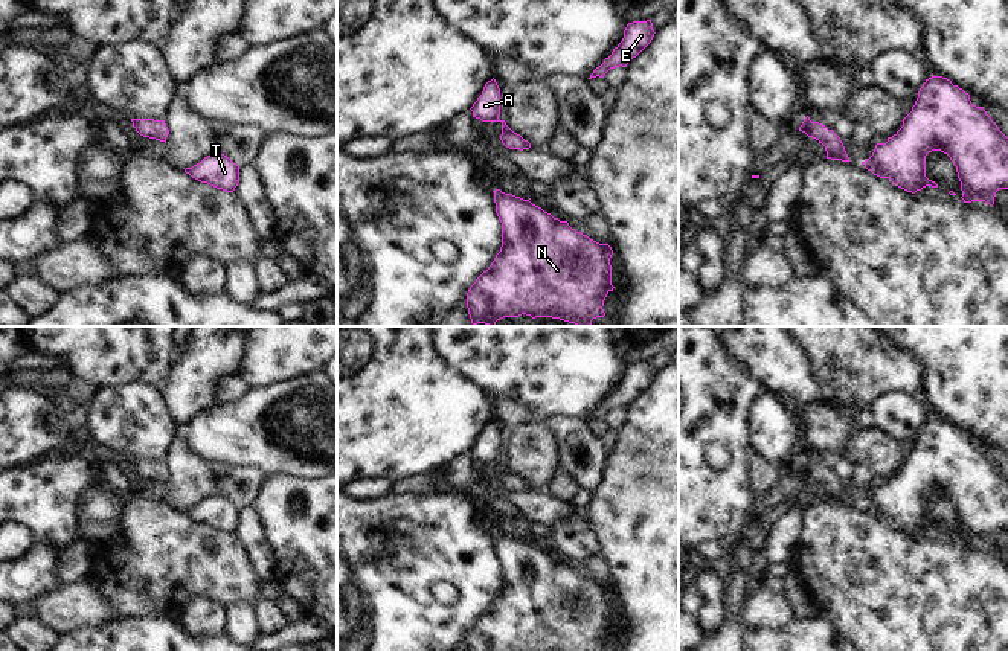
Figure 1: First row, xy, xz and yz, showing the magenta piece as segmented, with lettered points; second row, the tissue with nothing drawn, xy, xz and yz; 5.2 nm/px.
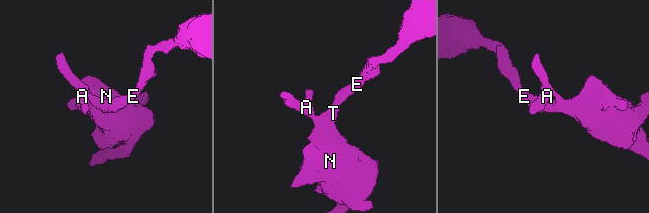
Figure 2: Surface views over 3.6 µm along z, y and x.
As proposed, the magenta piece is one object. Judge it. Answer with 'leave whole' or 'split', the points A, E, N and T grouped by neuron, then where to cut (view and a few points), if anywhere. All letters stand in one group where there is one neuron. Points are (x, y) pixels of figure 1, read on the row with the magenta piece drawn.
leave whole; A E N T; no cut

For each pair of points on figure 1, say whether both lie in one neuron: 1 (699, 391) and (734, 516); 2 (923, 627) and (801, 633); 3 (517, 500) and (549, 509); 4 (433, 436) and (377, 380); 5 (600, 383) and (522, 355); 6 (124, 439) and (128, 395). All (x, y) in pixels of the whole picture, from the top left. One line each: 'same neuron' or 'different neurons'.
1: same neuron
2: different neurons
3: same neuron
4: same neuron
5: same neuron
6: same neuron

